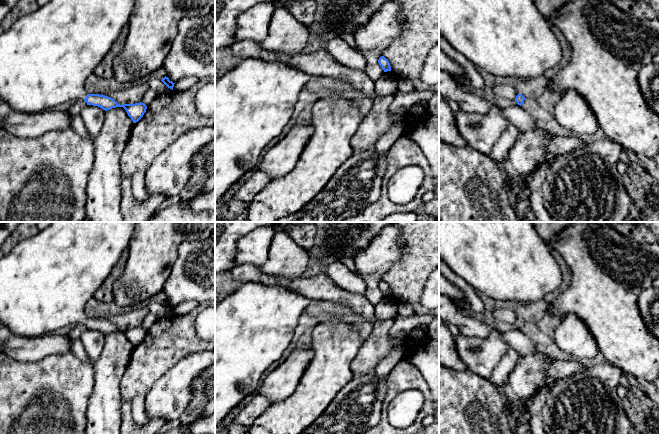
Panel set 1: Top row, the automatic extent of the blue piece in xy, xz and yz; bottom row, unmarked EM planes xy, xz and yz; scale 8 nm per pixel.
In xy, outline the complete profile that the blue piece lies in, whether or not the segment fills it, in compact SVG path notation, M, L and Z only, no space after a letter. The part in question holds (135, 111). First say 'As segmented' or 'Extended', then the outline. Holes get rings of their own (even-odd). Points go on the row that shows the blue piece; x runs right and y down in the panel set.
Extended. M50 0L47 4L38 7L34 12L21 16L7 31L0 35L0 99L8 104L13 111L23 113L37 113L47 109L59 108L68 101L84 100L87 105L98 106L107 111L116 107L123 107L133 123L138 122L146 112L147 106L140 102L135 104L118 104L114 99L99 94L87 94L85 83L87 78L94 73L94 70L101 63L105 55L111 49L113 43L119 36L121 30L128 25L135 0Z

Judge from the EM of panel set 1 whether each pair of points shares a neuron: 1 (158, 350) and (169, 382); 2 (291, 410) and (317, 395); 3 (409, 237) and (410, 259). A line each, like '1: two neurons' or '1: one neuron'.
1: two neurons
2: one neuron
3: one neuron

